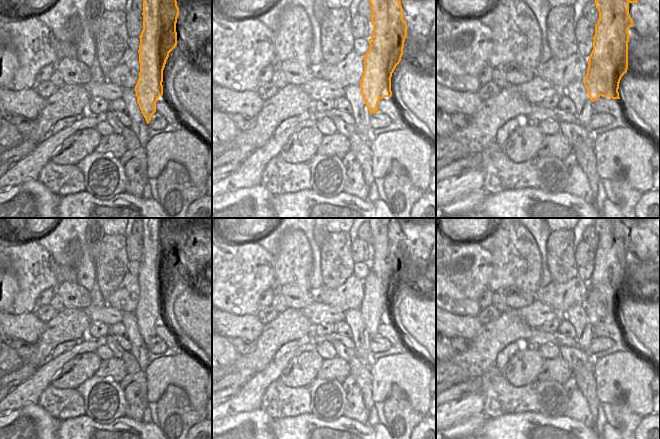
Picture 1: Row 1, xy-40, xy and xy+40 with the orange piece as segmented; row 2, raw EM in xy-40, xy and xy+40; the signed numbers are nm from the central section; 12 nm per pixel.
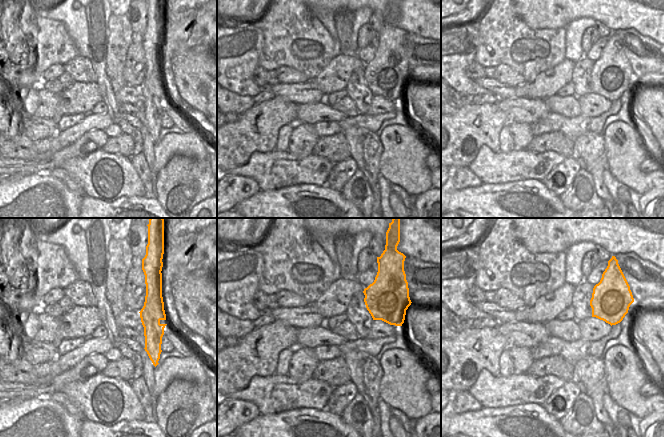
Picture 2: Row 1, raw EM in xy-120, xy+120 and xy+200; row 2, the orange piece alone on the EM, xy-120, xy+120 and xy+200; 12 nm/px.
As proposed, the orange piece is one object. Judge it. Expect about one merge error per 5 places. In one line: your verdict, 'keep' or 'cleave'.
cleave

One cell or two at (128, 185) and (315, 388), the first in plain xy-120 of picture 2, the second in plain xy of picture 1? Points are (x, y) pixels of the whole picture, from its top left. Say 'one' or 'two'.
one

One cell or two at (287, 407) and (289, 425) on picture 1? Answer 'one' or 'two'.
two

